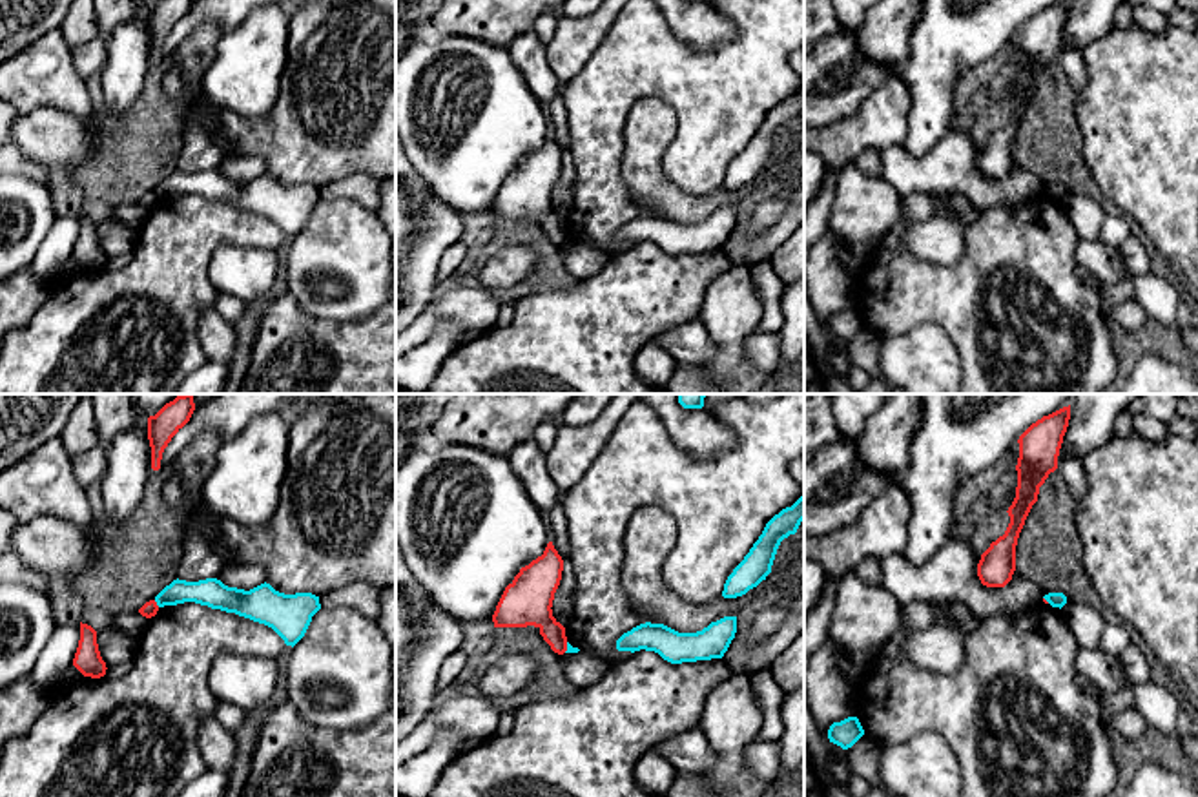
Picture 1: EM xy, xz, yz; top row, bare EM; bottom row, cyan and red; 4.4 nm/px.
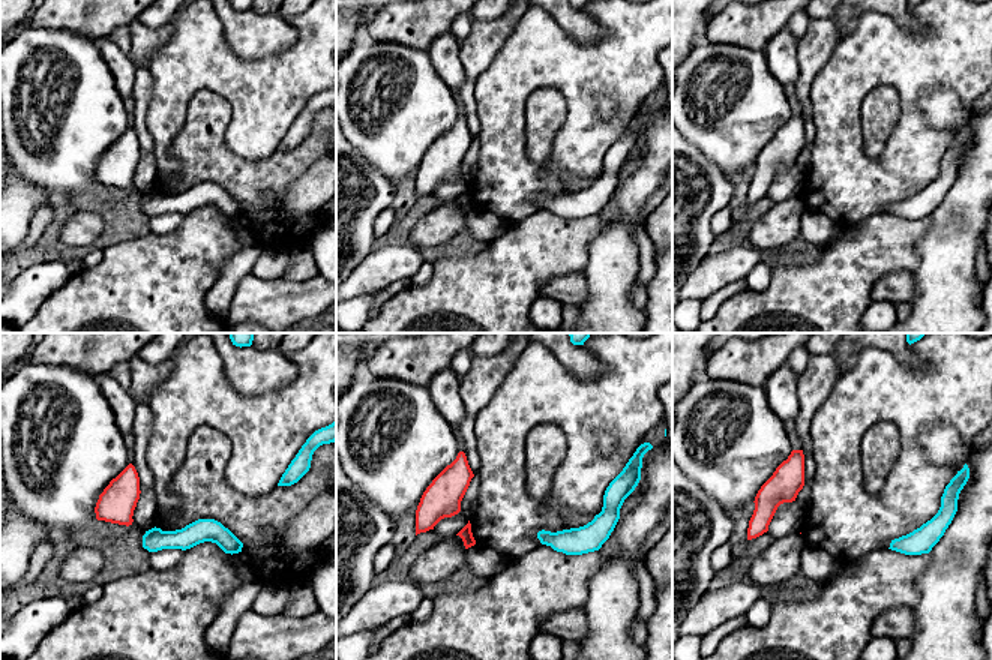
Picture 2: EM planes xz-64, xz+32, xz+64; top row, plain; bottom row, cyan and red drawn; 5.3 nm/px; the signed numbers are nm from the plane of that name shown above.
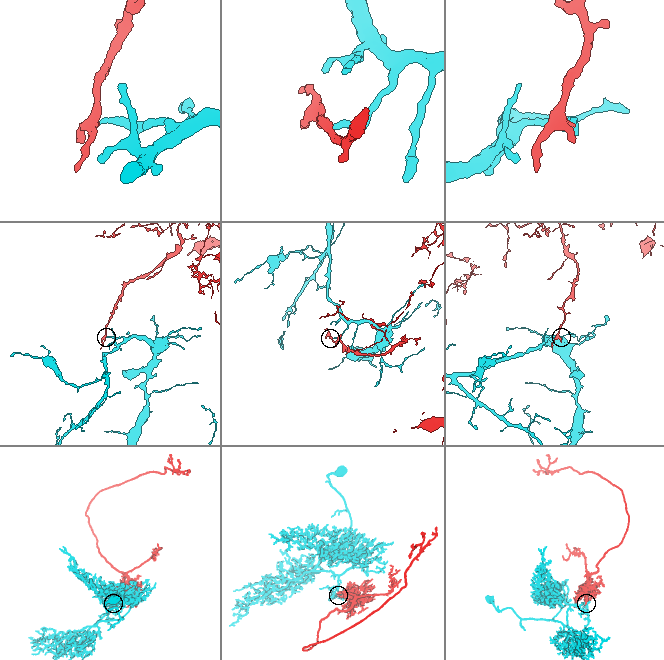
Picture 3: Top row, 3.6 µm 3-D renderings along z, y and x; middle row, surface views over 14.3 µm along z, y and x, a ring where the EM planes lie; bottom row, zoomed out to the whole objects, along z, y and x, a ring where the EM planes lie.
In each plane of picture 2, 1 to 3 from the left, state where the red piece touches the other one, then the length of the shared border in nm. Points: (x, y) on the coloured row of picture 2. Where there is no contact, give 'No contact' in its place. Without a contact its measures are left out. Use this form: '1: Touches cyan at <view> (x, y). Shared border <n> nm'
1: No contact
2: No contact
3: No contact

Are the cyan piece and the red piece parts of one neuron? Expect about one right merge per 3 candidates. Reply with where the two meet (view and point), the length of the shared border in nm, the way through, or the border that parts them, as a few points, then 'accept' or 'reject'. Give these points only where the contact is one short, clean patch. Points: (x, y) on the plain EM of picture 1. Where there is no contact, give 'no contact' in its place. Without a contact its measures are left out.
meets cyan in xy at (157, 196); contact 40 nm long; border along xy (154, 192), (159, 197); reject

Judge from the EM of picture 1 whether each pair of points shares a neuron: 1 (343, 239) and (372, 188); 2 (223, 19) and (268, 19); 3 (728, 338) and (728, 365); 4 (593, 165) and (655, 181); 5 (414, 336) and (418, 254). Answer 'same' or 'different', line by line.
1: different
2: different
3: same
4: different
5: different

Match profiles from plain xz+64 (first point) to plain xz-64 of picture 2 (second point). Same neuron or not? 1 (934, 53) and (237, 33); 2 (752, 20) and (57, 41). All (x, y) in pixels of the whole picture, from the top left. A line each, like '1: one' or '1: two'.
1: two
2: two

